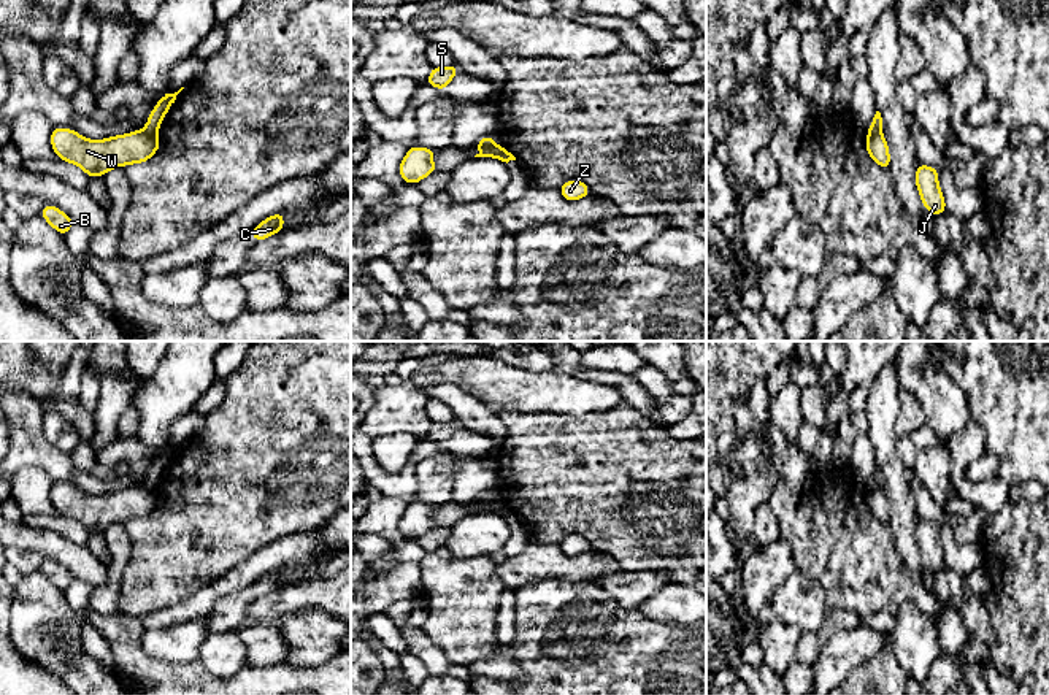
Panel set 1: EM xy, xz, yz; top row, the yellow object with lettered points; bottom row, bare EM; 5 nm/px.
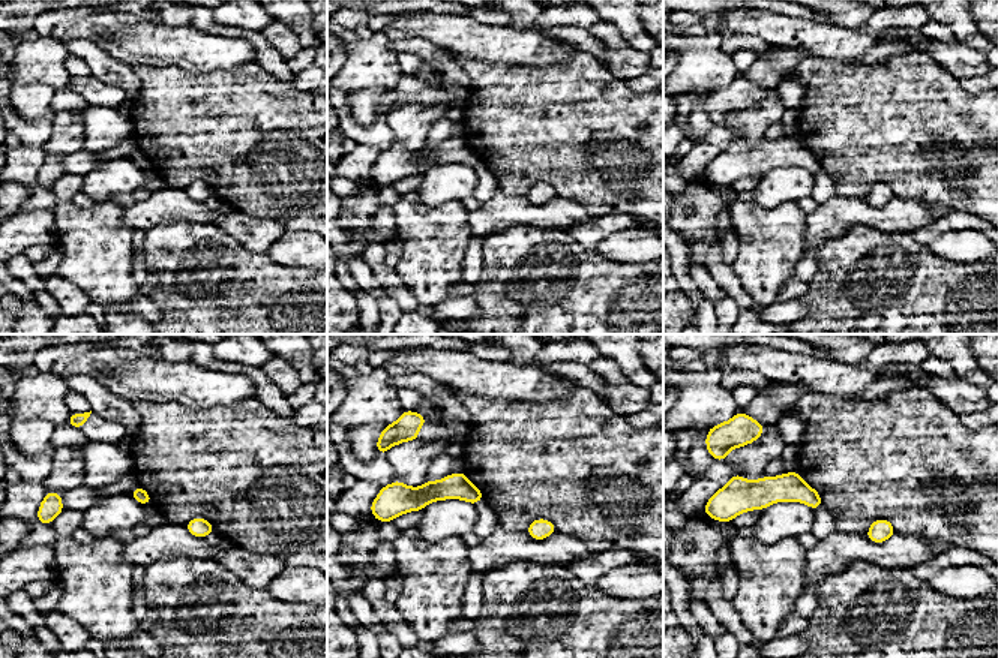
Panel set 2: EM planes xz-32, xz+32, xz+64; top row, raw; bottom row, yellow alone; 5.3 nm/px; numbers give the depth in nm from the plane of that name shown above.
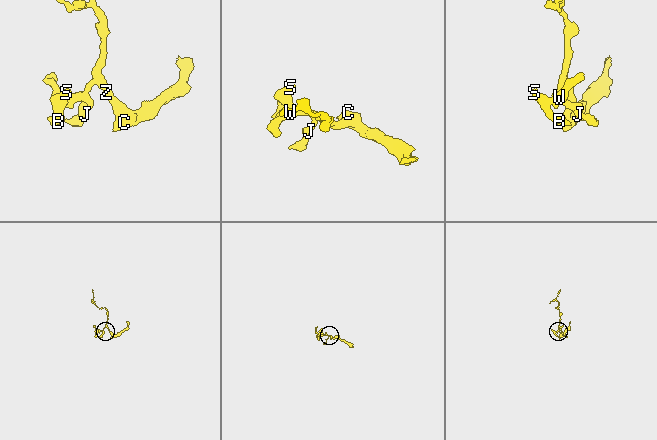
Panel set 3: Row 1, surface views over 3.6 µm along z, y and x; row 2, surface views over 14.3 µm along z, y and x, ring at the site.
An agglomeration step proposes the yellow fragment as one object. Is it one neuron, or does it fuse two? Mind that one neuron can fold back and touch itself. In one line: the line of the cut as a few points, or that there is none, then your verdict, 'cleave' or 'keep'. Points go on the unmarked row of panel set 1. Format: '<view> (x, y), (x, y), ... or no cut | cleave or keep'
yz (868, 487), (881, 489) | cleave

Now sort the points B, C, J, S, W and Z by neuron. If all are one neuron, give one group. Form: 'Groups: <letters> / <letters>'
Groups: B J S W / C Z

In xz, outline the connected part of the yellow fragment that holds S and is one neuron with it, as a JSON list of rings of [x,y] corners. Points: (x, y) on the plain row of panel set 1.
[[[432,422],[430,432],[425,435],[425,440],[433,441],[444,447],[444,443],[454,435],[460,427],[460,422]]]

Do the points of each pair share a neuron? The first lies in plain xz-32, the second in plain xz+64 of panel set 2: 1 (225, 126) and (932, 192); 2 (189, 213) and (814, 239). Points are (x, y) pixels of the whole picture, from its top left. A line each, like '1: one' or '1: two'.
1: one
2: one

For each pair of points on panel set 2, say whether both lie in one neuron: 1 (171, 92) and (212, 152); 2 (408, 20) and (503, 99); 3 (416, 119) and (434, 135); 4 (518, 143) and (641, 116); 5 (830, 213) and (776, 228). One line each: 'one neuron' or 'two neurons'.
1: one neuron
2: two neurons
3: two neurons
4: one neuron
5: two neurons

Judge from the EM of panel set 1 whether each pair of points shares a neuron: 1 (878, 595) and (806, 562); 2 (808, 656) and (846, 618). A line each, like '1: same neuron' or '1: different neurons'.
1: same neuron
2: same neuron

